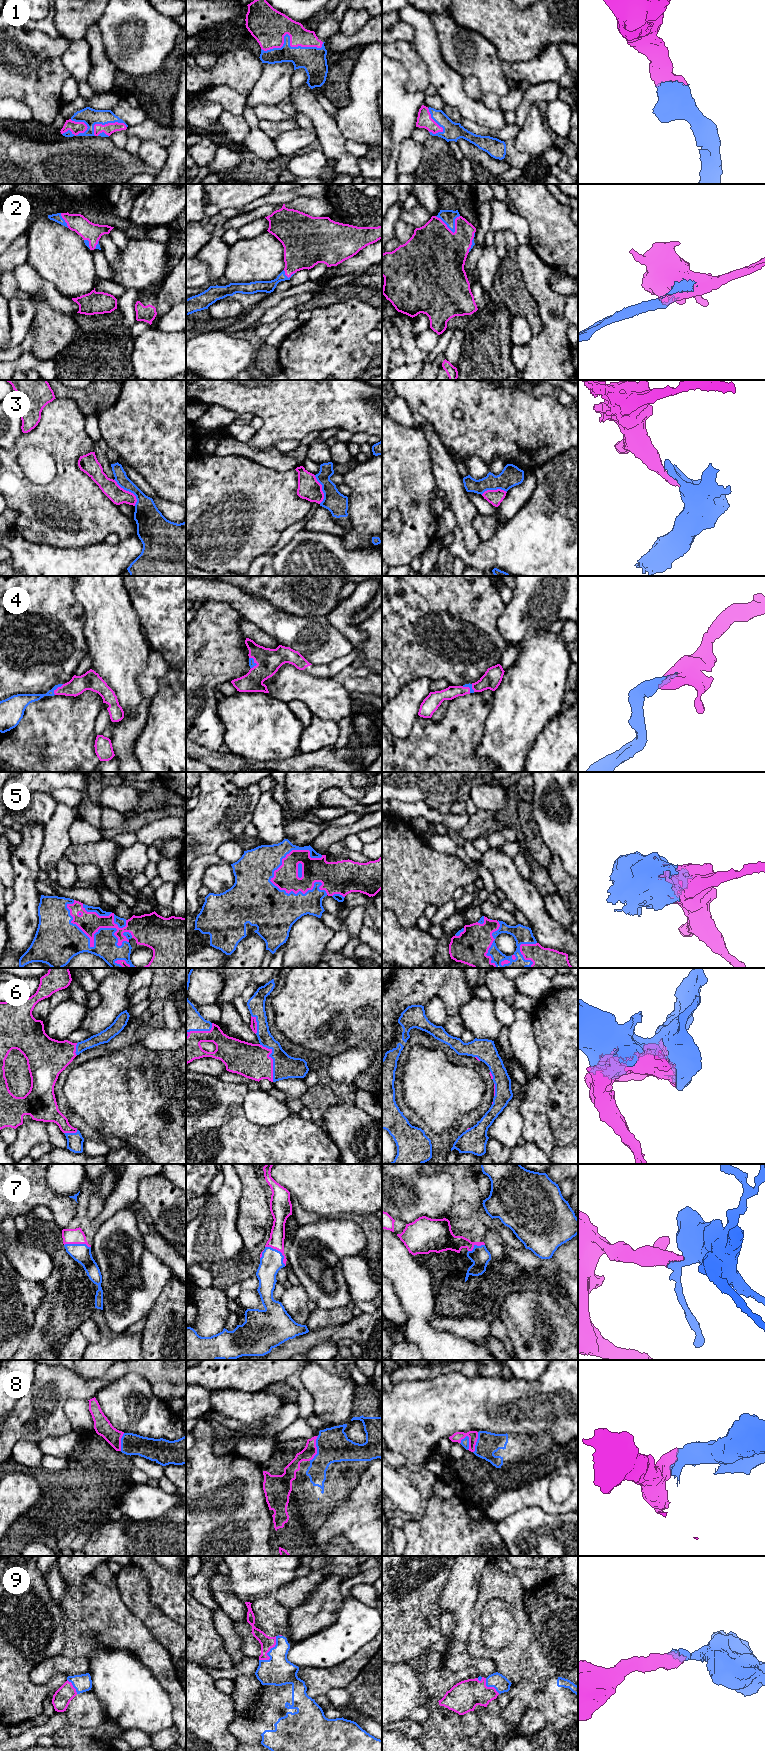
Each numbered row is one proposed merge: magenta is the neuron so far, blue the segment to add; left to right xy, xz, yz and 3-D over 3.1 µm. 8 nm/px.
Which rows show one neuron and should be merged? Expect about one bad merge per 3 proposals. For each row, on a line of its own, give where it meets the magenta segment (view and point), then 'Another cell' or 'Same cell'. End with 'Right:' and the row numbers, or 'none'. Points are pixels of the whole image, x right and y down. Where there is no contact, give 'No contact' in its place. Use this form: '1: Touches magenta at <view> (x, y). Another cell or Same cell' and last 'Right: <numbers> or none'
1: Touches magenta at xz (290, 40). Same cell
2: Touches magenta at yz (445, 224). Same cell
3: Touches magenta at xy (128, 491). Another cell
4: Touches magenta at xy (57, 688). Same cell
5: Touches magenta at xy (98, 929). Same cell
6: Touches magenta at xz (272, 1060). Same cell
7: Touches magenta at xz (279, 1250). Same cell
8: Touches magenta at xz (316, 1449). Same cell
9: Touches magenta at xz (268, 1651). Same cell
Right: 1, 2, 4, 5, 6, 7, 8, 9

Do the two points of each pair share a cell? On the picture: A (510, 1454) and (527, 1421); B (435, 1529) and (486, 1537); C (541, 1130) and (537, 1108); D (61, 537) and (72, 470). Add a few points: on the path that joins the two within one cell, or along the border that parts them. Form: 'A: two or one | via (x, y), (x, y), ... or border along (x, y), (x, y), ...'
A: two | border along (544, 1431), (531, 1435), (521, 1435)
B: one | via (448, 1537), (473, 1537)
C: one | via (537, 1125), (537, 1113)
D: one | via (83, 532), (89, 524), (72, 506), (72, 492)

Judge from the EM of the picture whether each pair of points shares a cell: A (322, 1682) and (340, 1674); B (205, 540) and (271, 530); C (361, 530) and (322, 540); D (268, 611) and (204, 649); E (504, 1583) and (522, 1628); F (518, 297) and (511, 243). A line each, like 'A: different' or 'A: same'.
A: same
B: same
C: different
D: different
E: same
F: same

